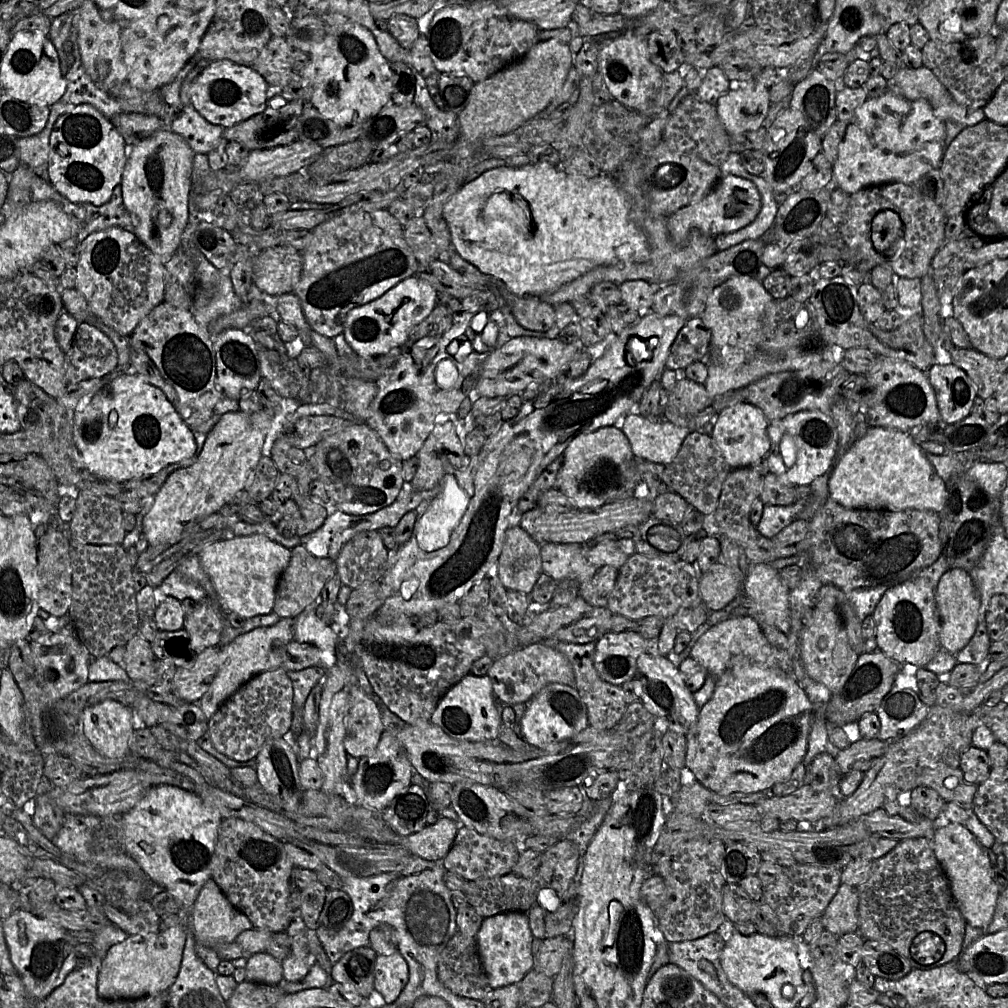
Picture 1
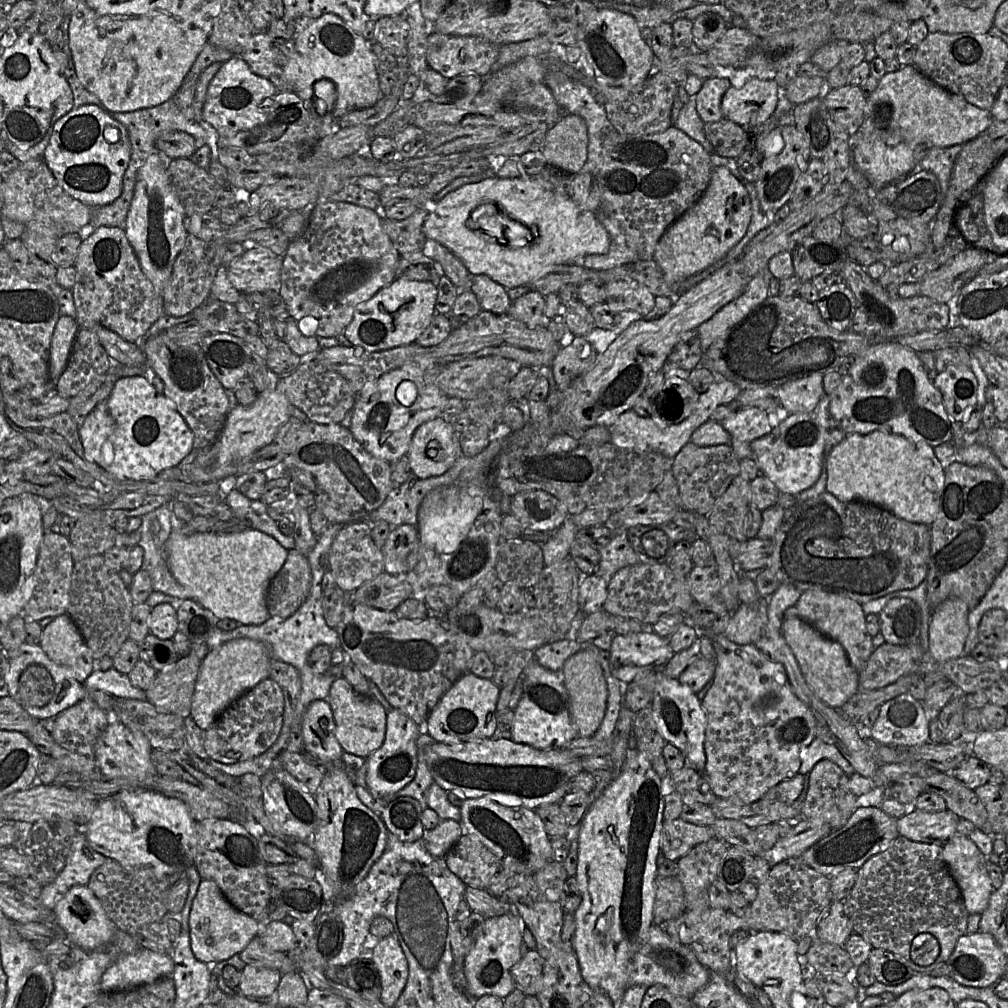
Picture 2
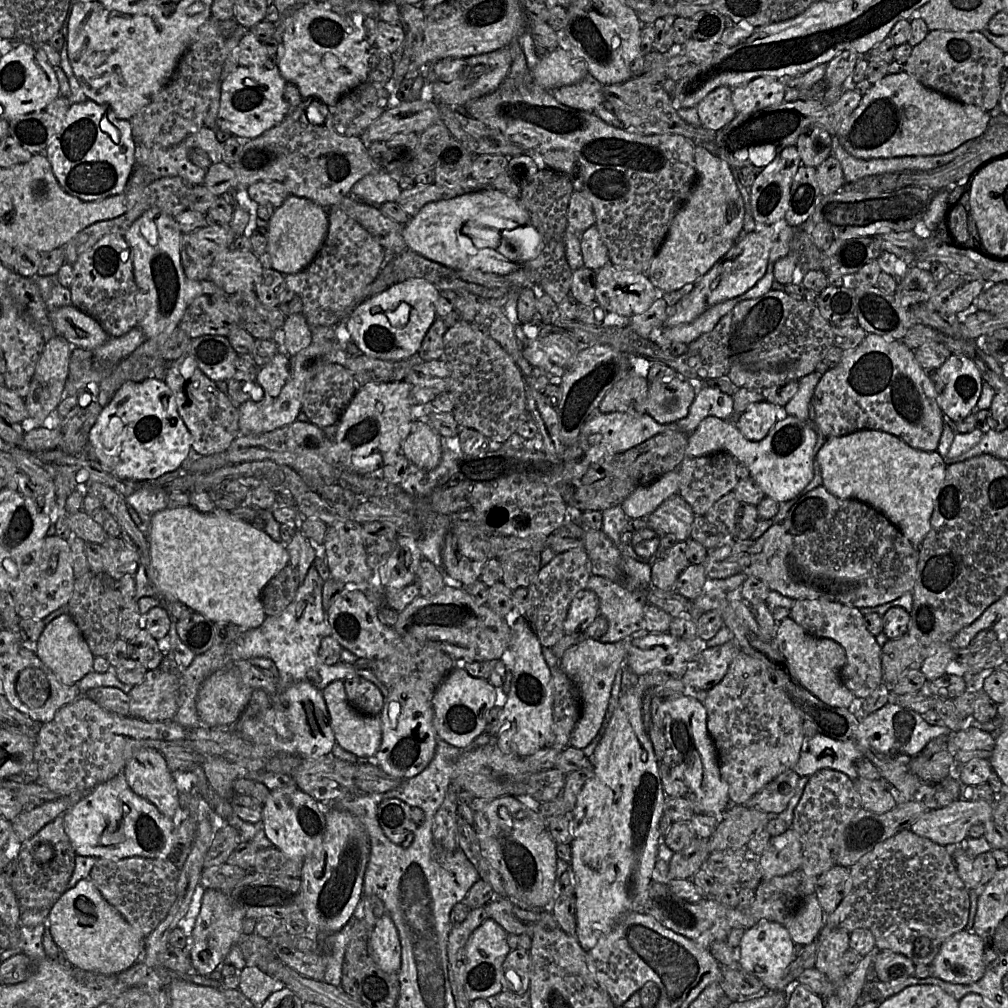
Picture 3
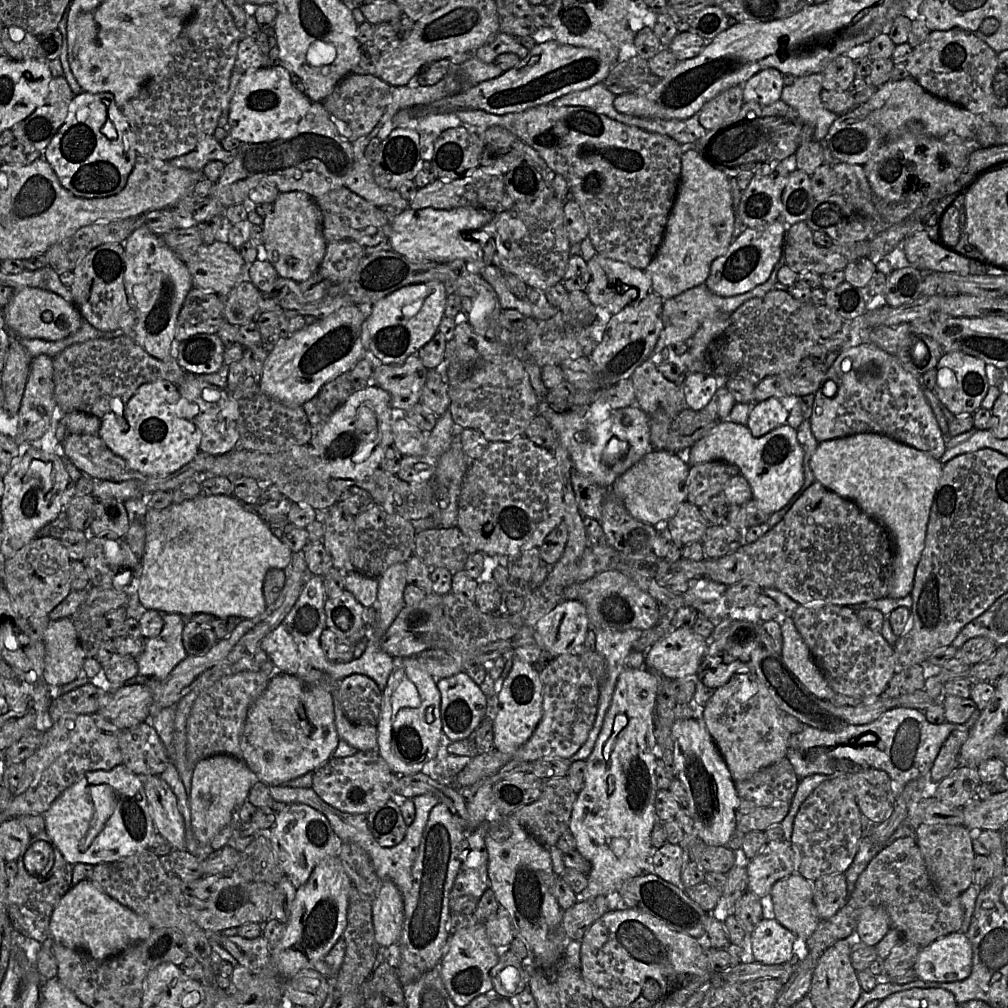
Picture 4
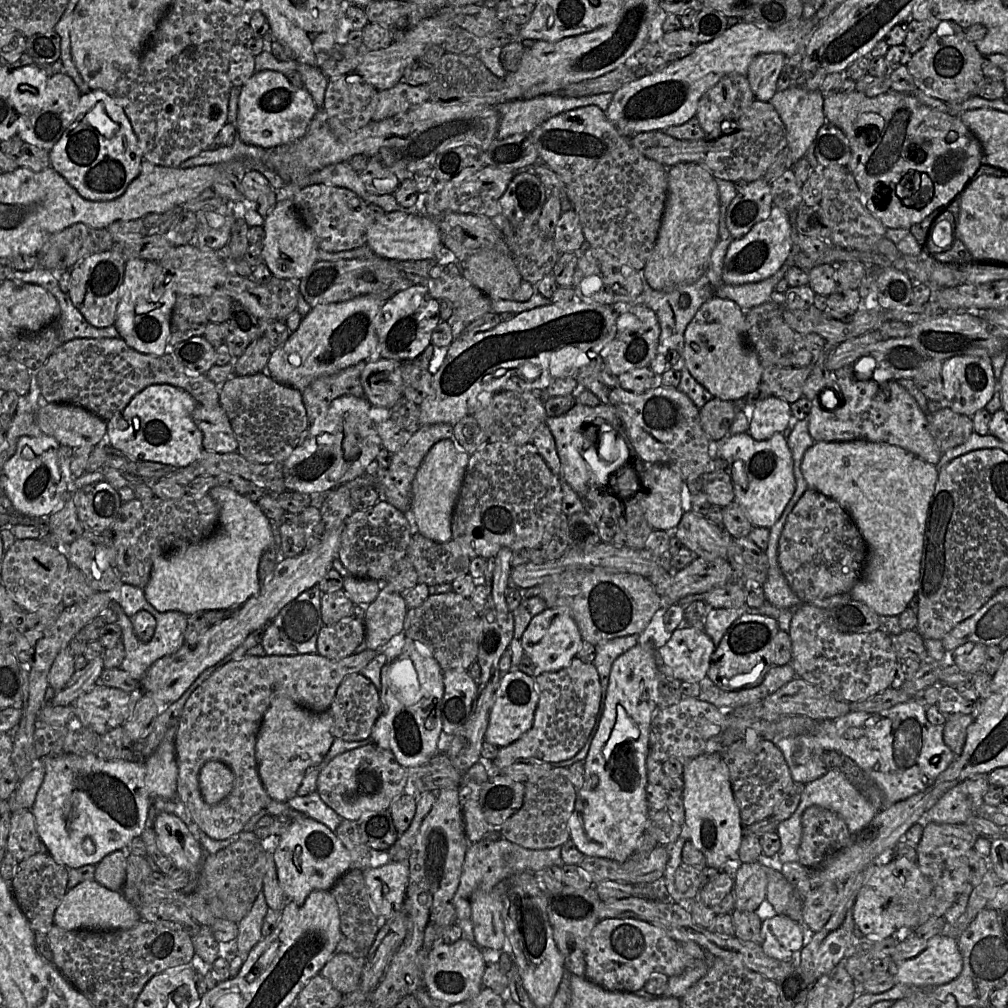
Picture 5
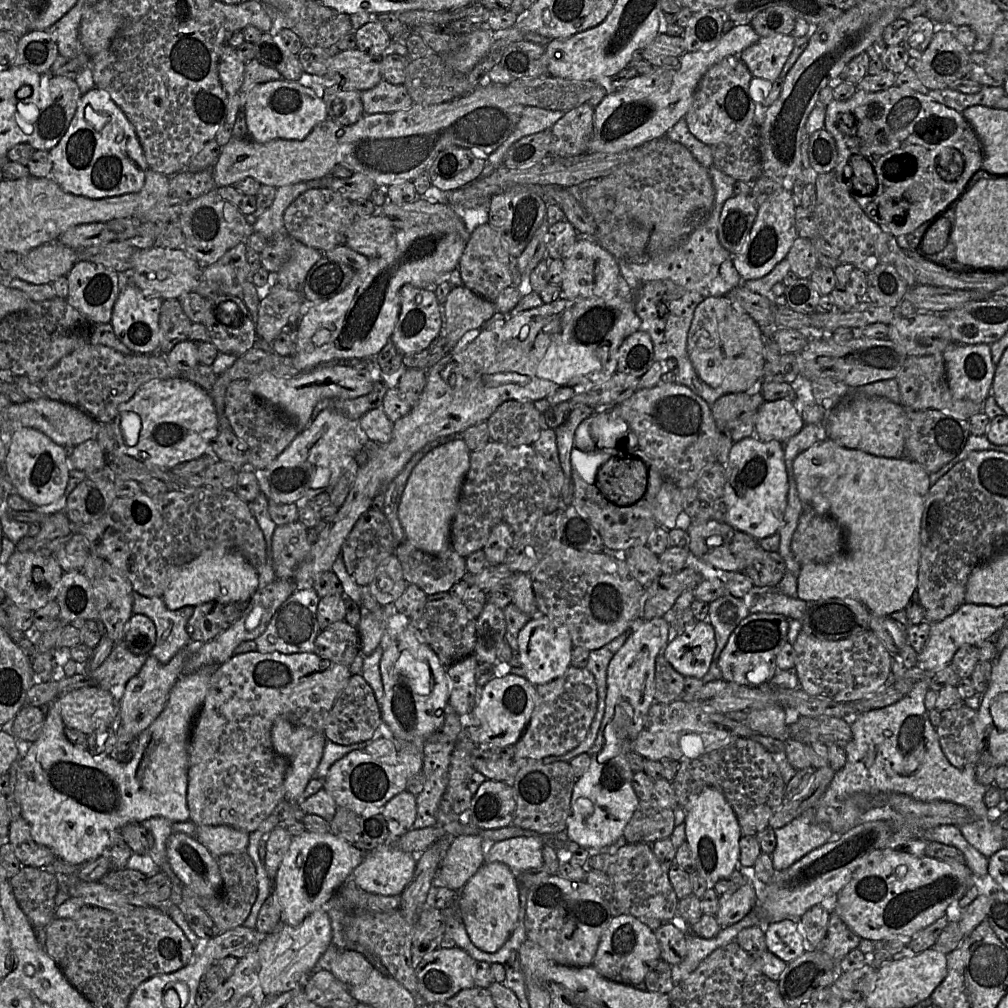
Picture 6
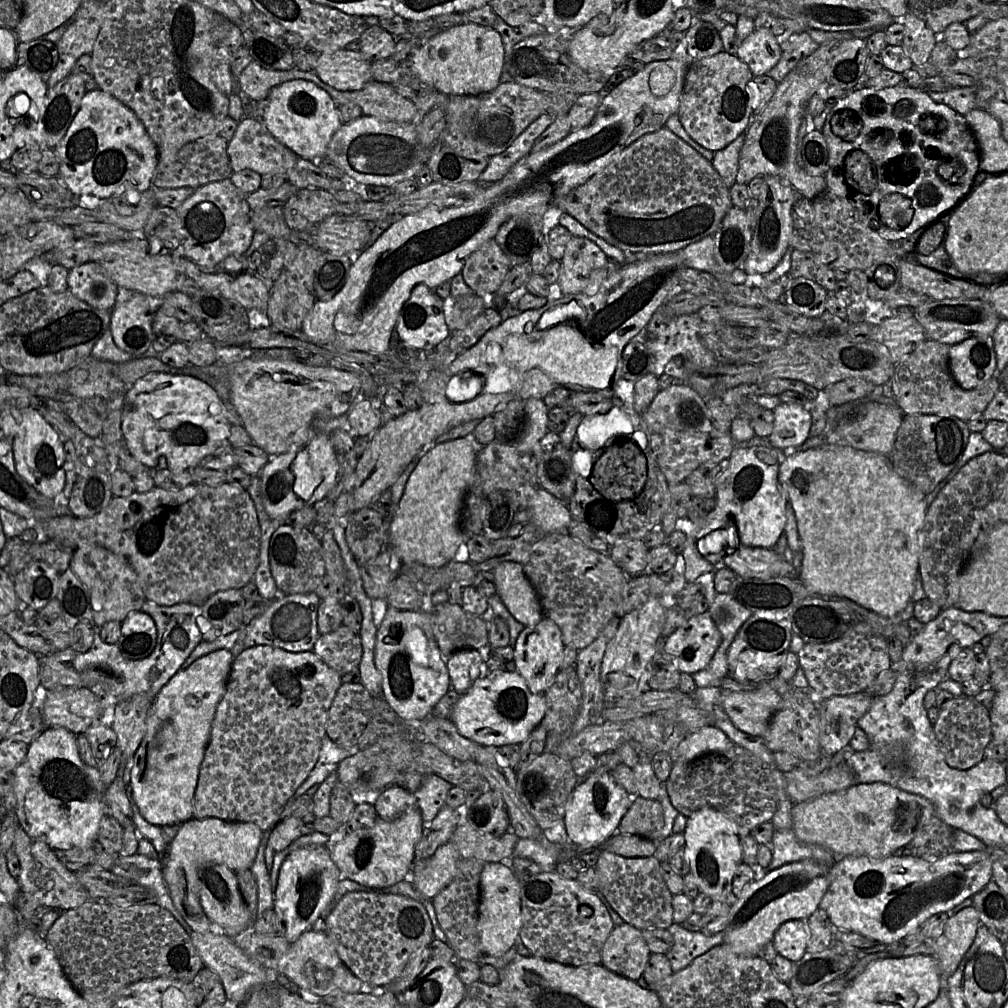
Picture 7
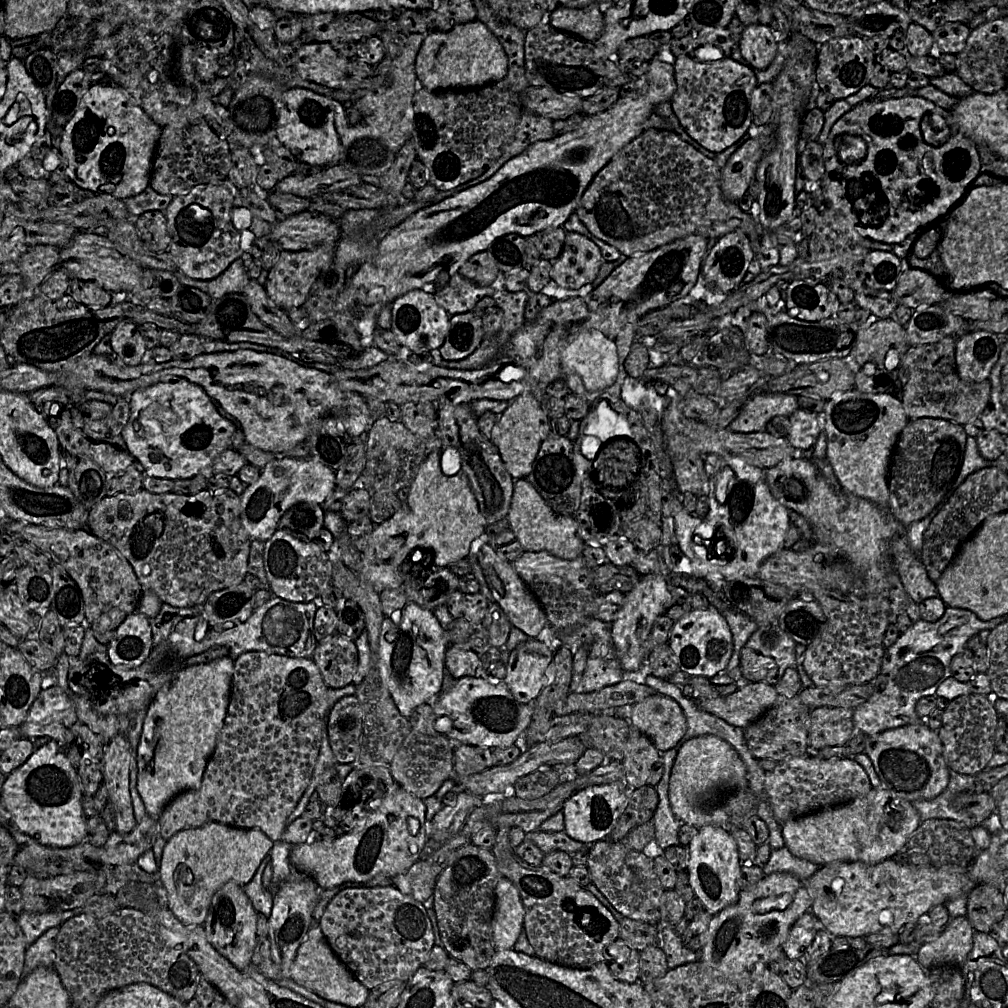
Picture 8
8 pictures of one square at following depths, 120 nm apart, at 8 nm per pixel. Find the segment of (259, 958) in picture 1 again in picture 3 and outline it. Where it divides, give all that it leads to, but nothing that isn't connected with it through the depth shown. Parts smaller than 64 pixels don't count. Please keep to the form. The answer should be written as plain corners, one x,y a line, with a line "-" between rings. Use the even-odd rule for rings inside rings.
246,966
239,972
240,992
251,1002
257,1005
263,1004
268,997
285,985
254,966

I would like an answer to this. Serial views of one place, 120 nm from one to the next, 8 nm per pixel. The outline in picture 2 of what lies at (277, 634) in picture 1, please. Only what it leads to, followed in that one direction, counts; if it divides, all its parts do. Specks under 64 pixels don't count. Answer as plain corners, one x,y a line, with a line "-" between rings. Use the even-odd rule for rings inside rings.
248,638
227,641
210,651
201,663
192,698
191,716
196,725
208,730
232,702
269,677
272,660
264,643

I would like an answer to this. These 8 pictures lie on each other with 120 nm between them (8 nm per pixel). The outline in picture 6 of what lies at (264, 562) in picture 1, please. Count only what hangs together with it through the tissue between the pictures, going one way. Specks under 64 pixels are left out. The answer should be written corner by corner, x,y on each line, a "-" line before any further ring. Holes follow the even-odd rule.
212,549
178,568
172,574
161,598
168,610
176,611
208,602
222,605
245,603
258,589
258,573
242,555
227,549

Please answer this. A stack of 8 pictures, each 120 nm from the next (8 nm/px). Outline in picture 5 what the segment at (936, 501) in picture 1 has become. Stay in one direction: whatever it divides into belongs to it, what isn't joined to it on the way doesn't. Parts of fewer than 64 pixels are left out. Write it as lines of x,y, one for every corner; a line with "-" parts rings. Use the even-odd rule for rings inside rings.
864,439
814,442
804,453
800,468
808,489
822,493
845,508
867,544
868,555
861,578
849,596
863,602
881,617
899,616
919,588
925,529
939,470
901,447

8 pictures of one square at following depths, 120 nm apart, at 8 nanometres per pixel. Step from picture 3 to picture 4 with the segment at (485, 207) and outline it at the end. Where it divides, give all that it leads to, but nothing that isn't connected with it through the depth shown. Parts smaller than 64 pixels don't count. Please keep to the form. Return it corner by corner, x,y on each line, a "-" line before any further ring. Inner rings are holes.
466,207
453,210
407,208
390,220
387,243
394,252
412,262
447,263
462,260
467,263
482,263
483,247
468,237
468,233
487,225
493,215
494,212

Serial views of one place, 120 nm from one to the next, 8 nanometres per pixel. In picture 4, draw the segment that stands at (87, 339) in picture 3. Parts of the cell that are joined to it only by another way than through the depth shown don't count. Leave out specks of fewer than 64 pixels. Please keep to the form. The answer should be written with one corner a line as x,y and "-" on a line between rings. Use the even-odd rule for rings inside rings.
34,287
16,289
3,309
3,317
7,330
21,343
21,339
62,339
78,330
82,323
80,311
73,302
51,291

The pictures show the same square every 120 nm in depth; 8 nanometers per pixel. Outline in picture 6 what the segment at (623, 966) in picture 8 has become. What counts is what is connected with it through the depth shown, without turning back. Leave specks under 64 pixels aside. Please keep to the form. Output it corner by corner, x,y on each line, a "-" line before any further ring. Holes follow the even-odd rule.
620,914
613,916
606,926
591,965
607,979
635,986
645,980
660,959
660,946
654,930
632,915

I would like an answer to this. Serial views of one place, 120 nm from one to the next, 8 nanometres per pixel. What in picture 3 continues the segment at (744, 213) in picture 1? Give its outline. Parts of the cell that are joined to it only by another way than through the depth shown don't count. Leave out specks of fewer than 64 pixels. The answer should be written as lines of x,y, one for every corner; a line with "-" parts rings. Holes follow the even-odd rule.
694,145
696,182
673,217
667,235
645,274
660,293
694,284
739,240
744,204
731,166
703,146

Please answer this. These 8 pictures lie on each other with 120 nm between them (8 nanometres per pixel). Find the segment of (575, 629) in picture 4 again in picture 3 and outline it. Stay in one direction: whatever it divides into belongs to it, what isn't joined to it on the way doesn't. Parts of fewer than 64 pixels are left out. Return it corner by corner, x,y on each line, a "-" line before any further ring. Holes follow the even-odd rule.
587,588
579,591
568,609
564,622
565,634
582,634
599,614
596,593

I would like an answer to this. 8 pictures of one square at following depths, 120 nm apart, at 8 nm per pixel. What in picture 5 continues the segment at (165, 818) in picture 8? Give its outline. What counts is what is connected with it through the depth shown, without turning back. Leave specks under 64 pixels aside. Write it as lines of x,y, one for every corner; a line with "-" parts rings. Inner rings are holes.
365,649
360,654
353,654
341,660
331,660
318,653
264,657
246,655
241,660
229,662
221,667
192,693
184,706
175,736
178,768
177,798
185,805
192,820
202,832
215,840
226,840
232,836
237,836
251,817
265,810
271,801
260,780
255,757
257,733
271,702
278,697
286,697
312,712
325,712
330,708
340,684
348,676
361,673
377,654
377,651
-
208,761
223,762
234,775
232,790
224,799
214,805
204,801
199,787
199,772

